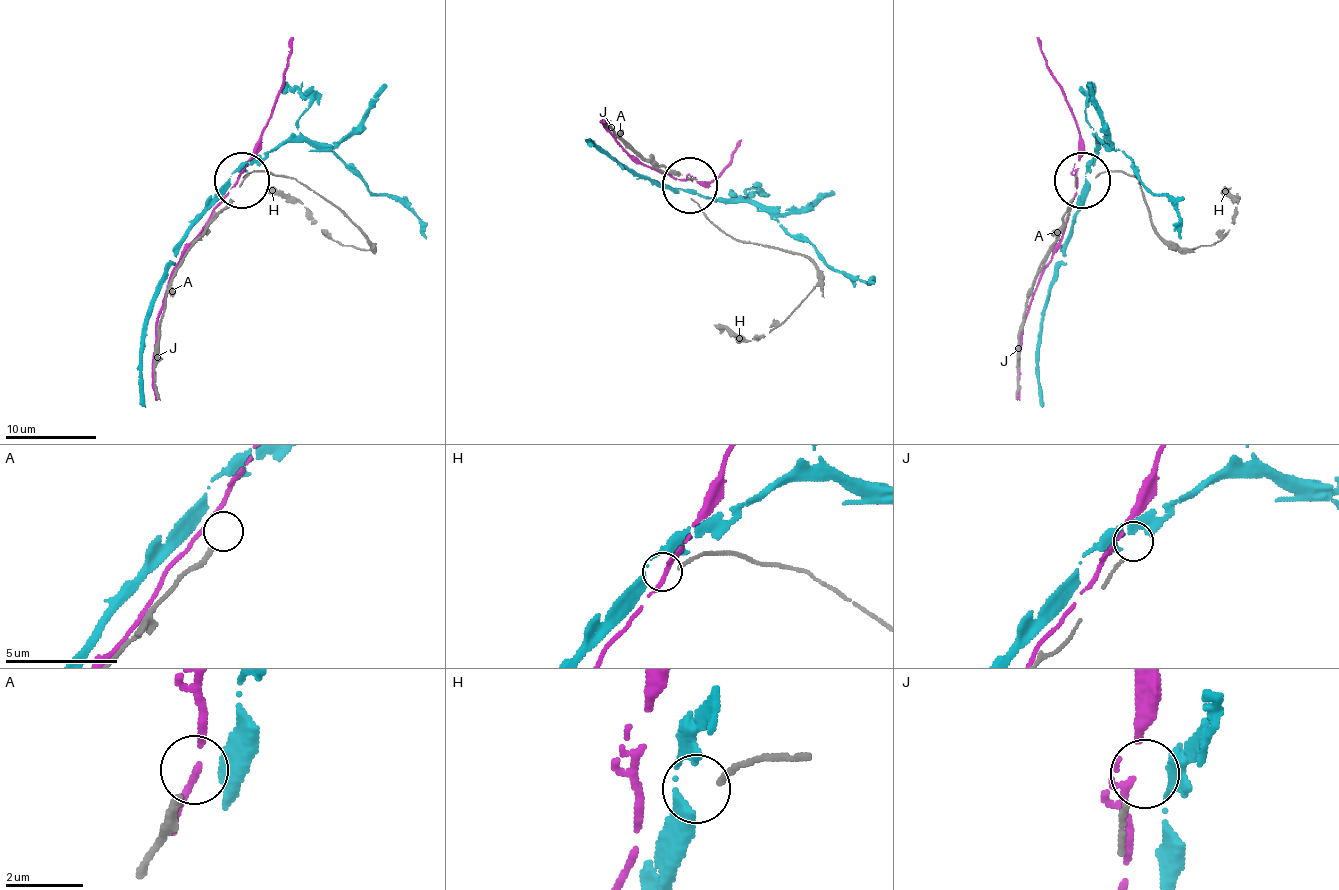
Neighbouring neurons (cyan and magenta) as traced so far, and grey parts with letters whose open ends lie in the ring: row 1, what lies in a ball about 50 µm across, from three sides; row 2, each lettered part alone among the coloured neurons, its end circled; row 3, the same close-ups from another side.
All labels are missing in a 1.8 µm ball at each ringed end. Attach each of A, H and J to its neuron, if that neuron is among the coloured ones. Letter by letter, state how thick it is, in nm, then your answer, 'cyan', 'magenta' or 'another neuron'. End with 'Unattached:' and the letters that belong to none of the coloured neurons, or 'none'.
A: 220 nm | another neuron
H: 130 nm | cyan
J: 120 nm | another neuron
Unattached: A, J

